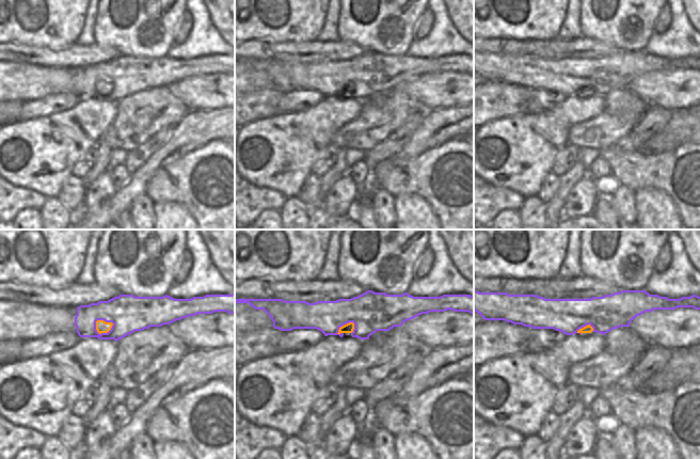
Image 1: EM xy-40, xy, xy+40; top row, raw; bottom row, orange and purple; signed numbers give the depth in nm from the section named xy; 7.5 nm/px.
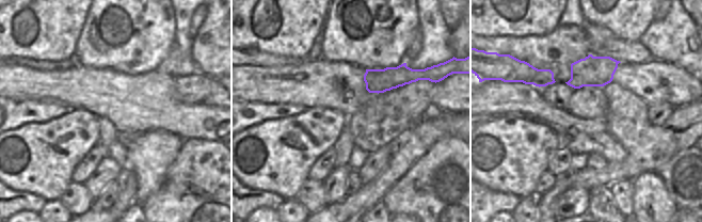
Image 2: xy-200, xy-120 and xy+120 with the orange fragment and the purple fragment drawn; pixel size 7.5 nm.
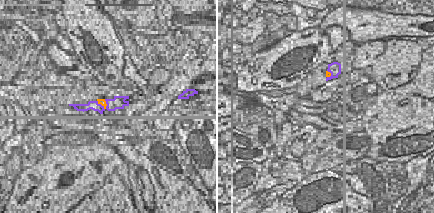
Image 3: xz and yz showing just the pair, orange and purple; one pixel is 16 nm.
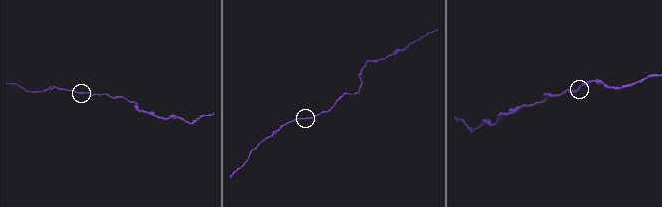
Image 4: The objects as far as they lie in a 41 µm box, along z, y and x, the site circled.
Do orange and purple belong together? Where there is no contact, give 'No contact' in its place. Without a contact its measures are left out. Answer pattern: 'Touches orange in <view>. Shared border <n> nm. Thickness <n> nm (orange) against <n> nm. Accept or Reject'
Touches orange in xy-40. Shared border 150 nm. Thickness 90 nm (orange) against 280 nm. Accept

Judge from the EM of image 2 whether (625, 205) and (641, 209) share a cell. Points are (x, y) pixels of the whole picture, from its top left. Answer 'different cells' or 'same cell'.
different cells

